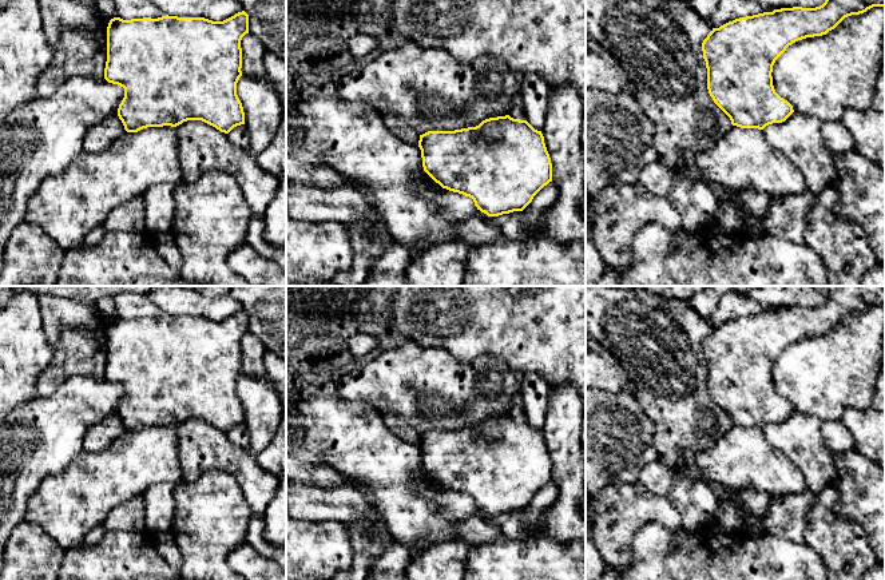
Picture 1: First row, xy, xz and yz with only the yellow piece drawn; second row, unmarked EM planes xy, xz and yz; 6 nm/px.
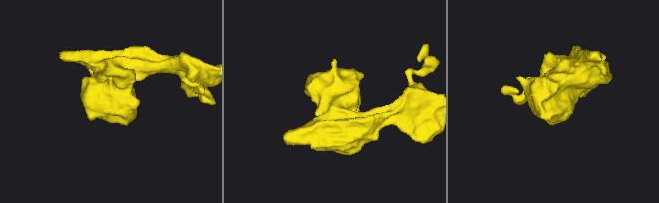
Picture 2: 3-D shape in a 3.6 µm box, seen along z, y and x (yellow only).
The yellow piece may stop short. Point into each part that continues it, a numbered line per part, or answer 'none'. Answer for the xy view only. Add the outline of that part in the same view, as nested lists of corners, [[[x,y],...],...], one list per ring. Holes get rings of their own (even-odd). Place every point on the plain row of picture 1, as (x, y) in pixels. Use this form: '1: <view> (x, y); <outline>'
none

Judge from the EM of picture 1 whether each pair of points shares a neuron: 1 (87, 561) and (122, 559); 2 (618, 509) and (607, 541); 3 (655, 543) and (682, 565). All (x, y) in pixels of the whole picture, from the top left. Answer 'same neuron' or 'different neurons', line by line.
1: same neuron
2: same neuron
3: same neuron

